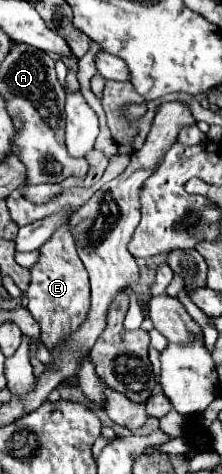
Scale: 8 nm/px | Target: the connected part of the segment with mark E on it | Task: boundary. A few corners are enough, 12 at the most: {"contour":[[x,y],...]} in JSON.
{"contour":[[68,225],[40,247],[26,289],[42,343],[76,331],[88,273]]}

